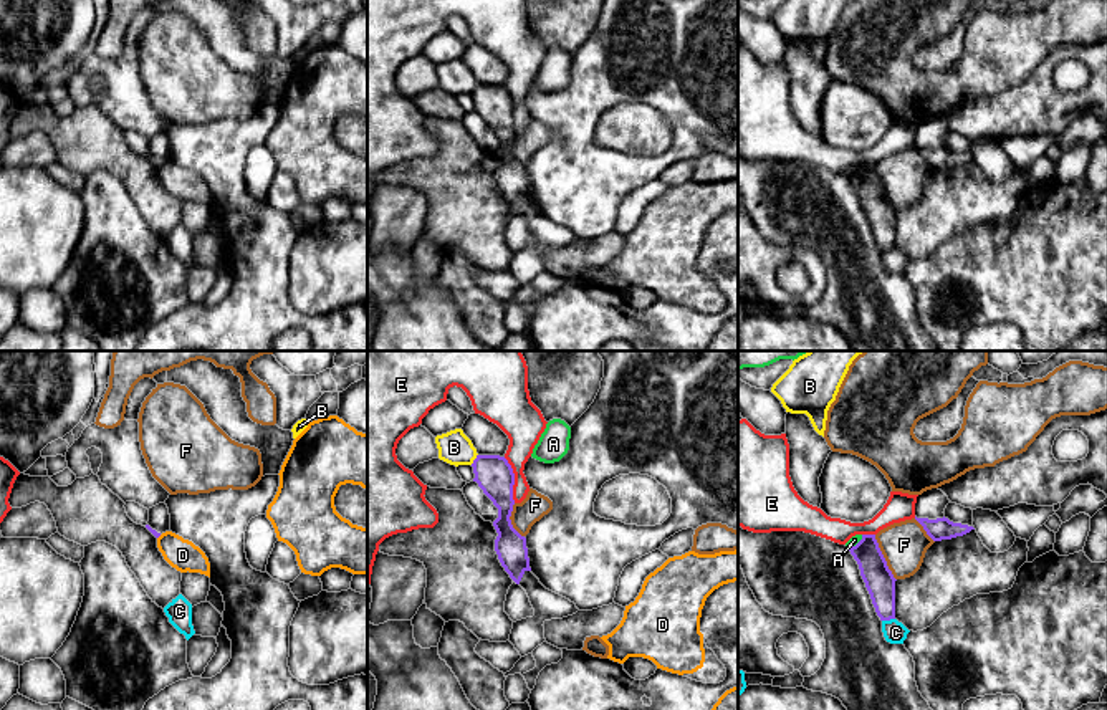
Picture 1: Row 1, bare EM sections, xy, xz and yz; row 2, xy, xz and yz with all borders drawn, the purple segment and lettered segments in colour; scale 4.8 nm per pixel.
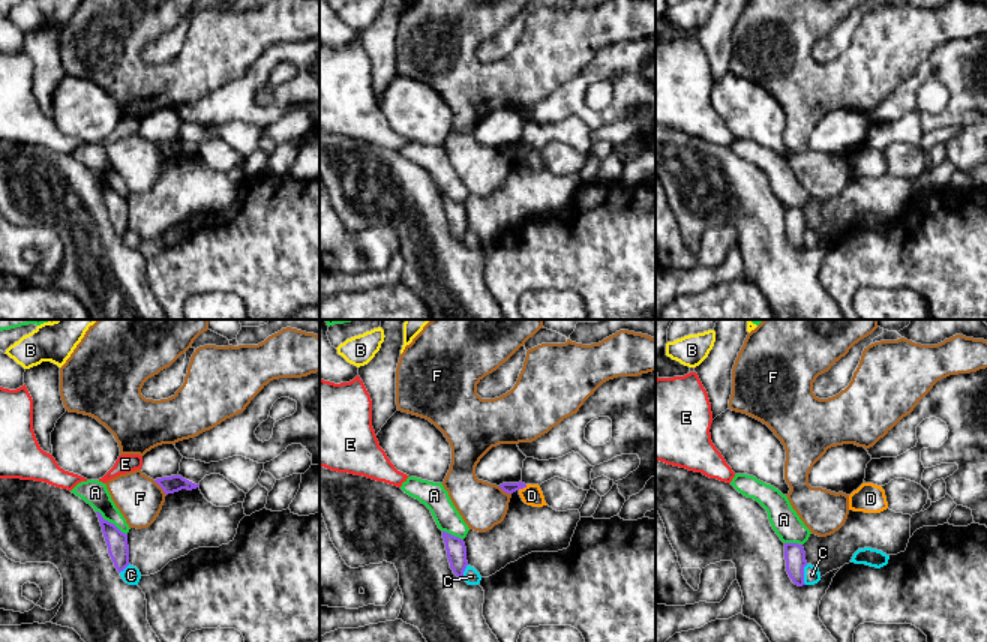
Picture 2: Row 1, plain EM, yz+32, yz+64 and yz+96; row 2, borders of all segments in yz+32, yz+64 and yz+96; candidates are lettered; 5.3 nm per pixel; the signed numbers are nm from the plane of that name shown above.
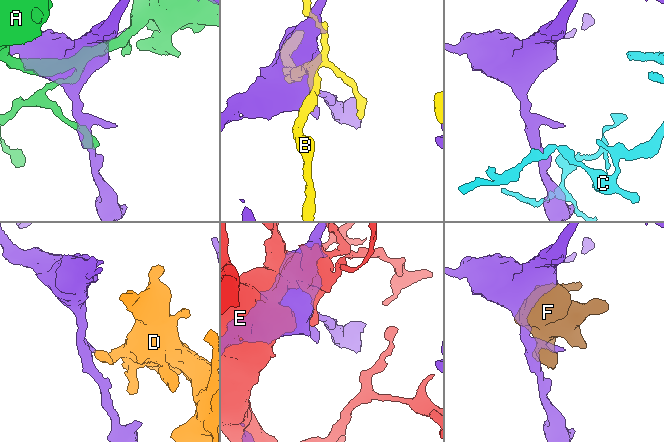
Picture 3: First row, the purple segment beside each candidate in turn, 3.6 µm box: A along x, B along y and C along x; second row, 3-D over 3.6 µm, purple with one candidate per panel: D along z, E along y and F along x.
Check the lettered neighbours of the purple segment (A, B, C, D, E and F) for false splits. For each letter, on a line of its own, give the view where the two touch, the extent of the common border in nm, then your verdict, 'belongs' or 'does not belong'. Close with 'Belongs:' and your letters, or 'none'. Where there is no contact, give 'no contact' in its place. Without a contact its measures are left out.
A: meets purple in yz; contact 100 nm long; does not belong
B: meets purple in xz; contact 70 nm long; does not belong
C: meets purple in yz; contact 70 nm long; does not belong
D: no contact; does not belong
E: meets purple in xz; contact 240 nm long; does not belong
F: meets purple in yz; contact 240 nm long; does not belong
Belongs: none

